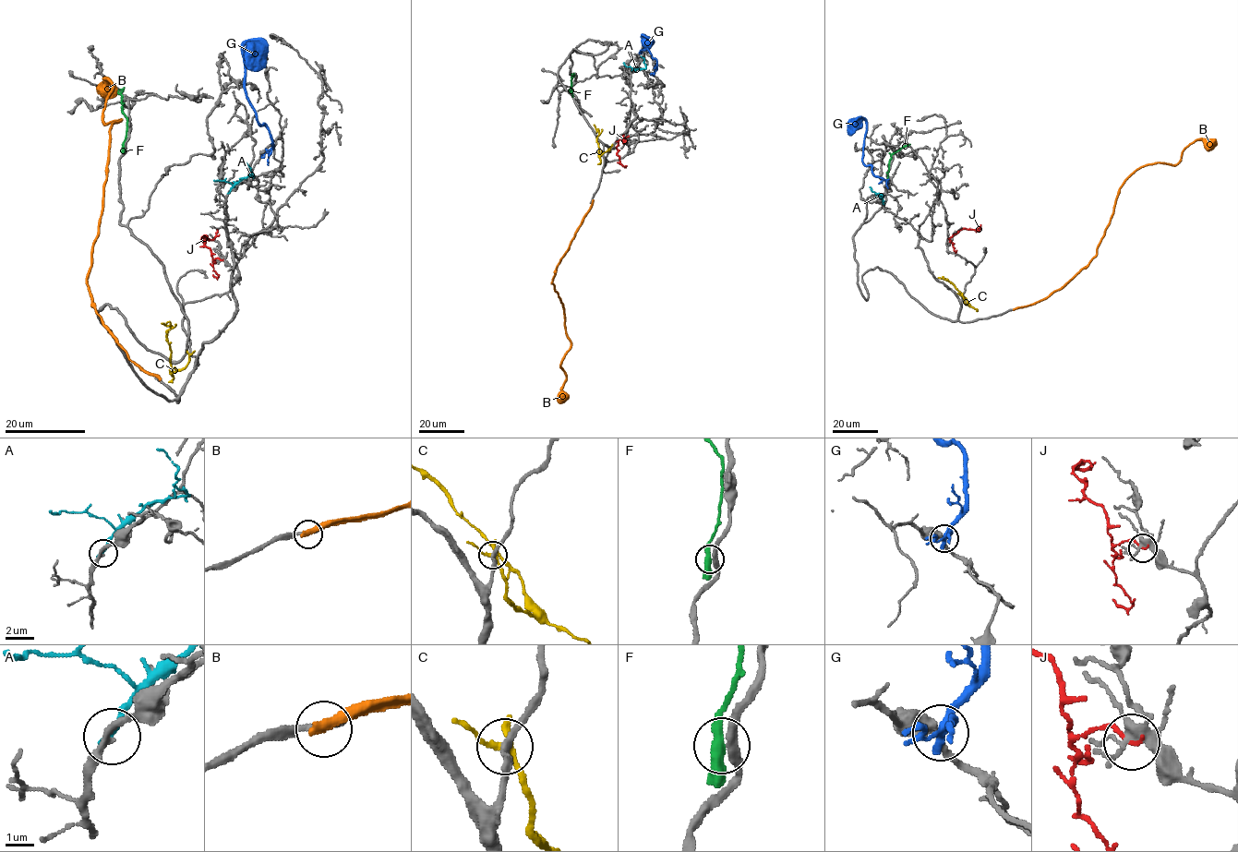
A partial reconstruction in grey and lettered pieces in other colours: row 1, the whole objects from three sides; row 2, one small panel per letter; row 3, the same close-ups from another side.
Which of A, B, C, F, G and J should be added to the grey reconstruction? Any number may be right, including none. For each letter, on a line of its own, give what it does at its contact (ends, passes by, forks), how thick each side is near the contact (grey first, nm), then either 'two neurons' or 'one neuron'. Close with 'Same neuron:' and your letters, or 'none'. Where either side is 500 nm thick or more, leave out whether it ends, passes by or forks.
A: it ends; calibres 240 and 200 nm; two neurons
B: it ends; calibres 320 and 400 nm; two neurons
C: it forks; calibres 240 and 190 nm; two neurons
F: it passes by; calibres 300 and 360 nm; two neurons
G: it forks; calibres 440 and 240 nm; two neurons
J: it ends; calibres 280 and 140 nm; two neurons
Same neuron: none

